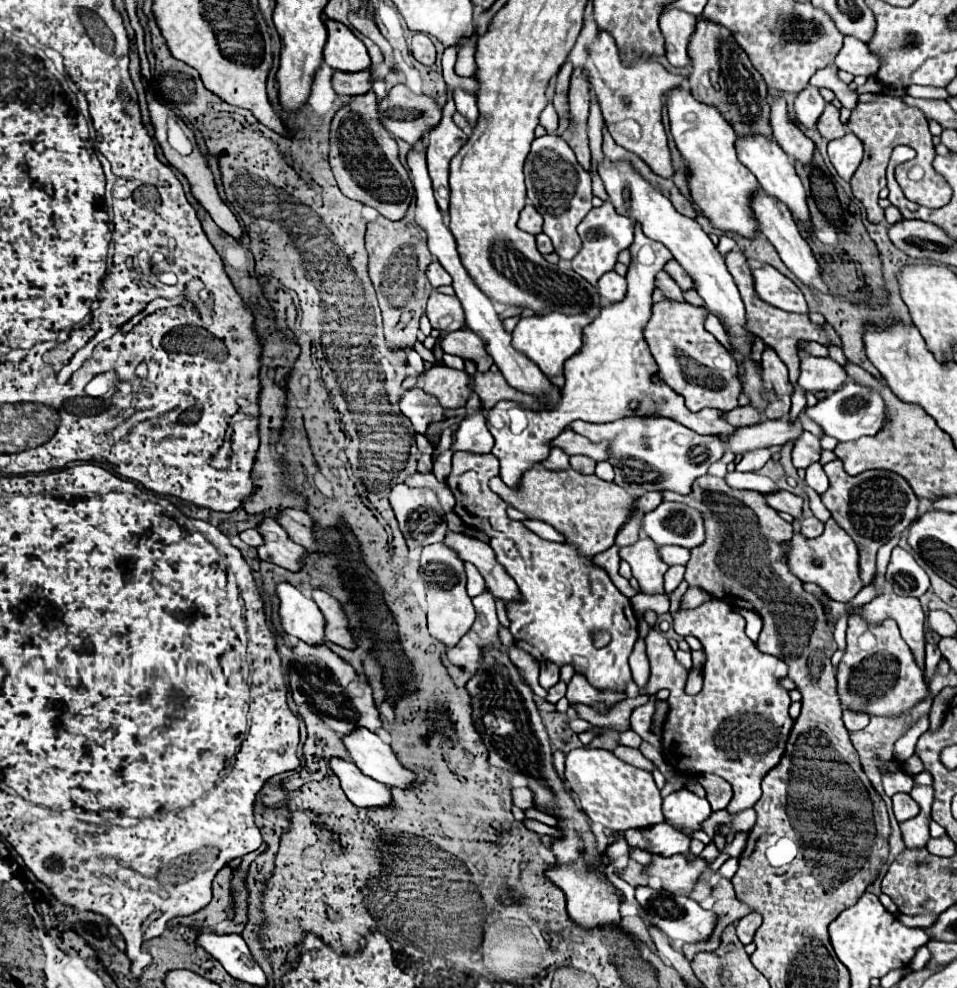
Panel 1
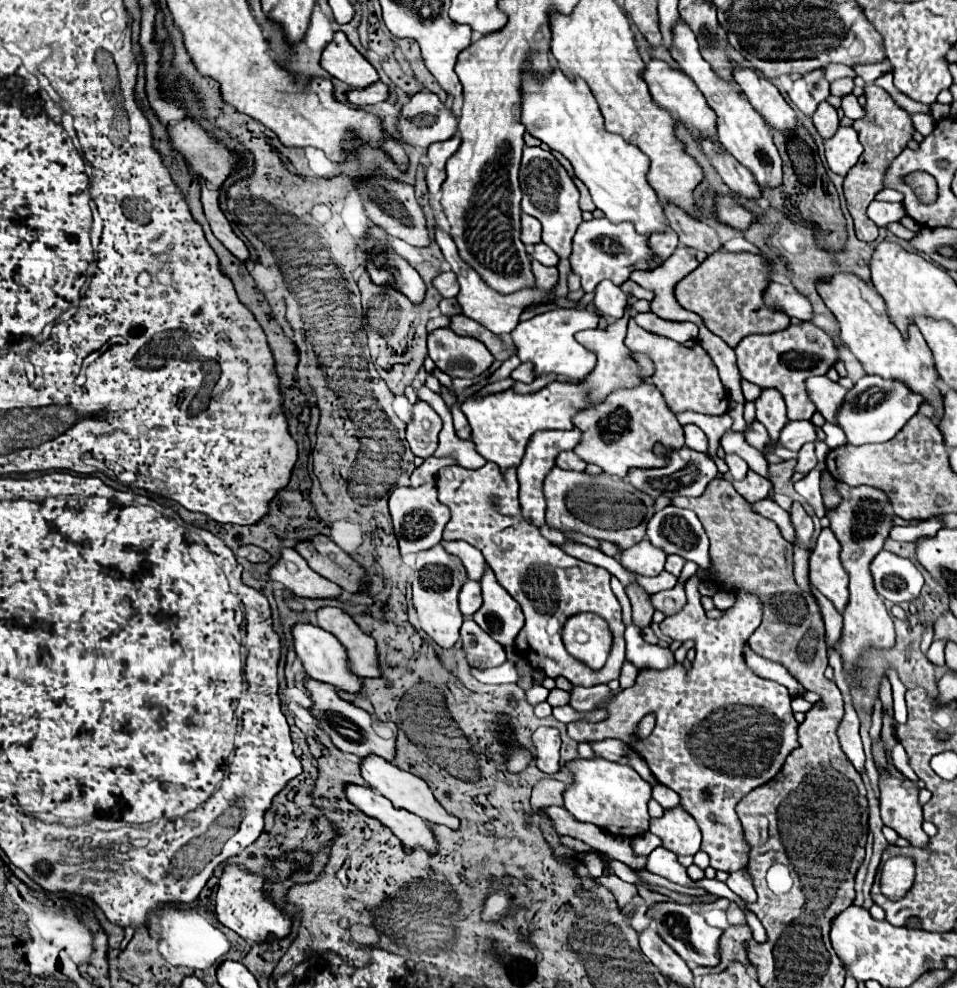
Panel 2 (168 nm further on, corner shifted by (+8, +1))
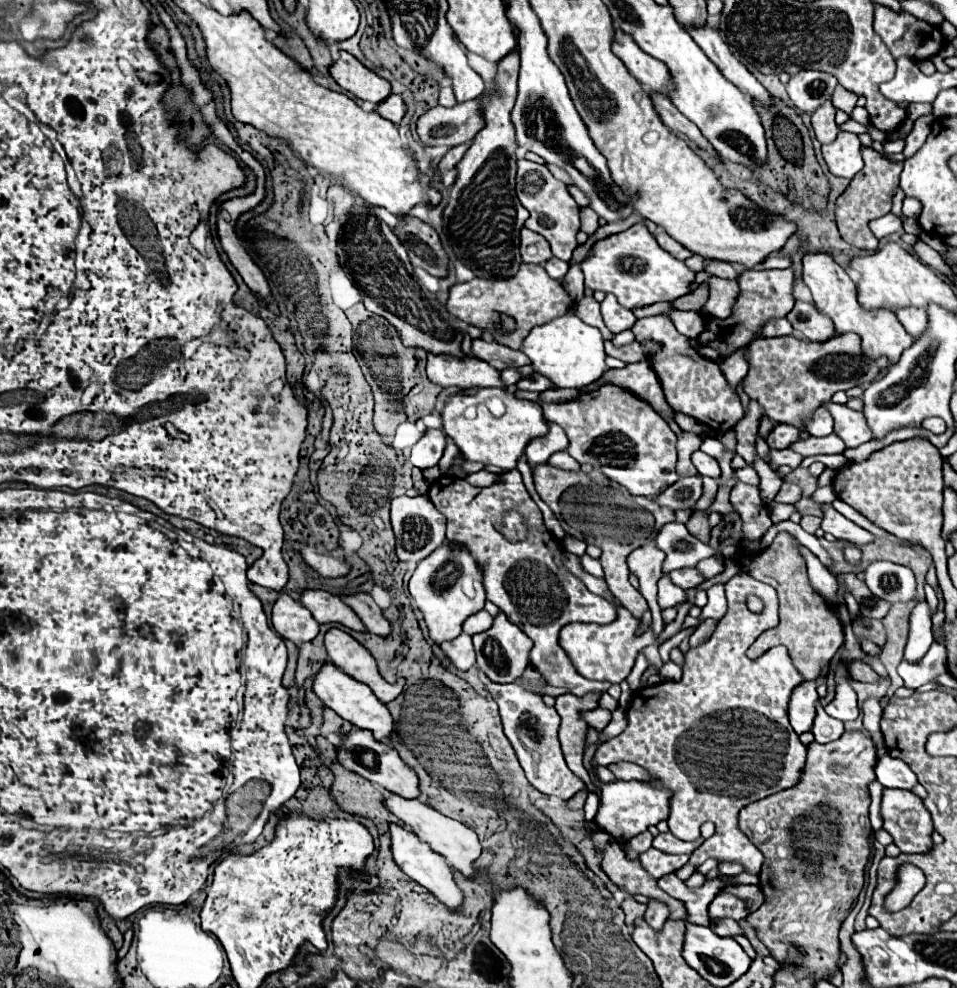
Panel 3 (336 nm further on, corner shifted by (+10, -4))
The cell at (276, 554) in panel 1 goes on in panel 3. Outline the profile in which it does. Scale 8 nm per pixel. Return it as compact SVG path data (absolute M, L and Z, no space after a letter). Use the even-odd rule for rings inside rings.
M306 588L300 594L300 602L302 602L302 606L306 606L312 612L312 616L320 624L332 622L332 624L348 626L352 630L366 630L358 618L358 614L348 604L344 604L338 596L326 592L326 590Z

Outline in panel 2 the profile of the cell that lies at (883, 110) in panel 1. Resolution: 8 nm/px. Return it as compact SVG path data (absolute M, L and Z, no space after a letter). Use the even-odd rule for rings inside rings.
M866 85L866 109L864 111L866 111L866 119L860 119L854 123L854 129L858 131L858 139L864 147L864 153L844 179L844 197L846 197L848 211L854 219L856 237L860 241L872 243L878 237L878 227L874 225L874 221L868 219L866 209L874 201L874 197L884 189L882 181L884 181L886 169L890 167L890 161L894 161L894 157L906 147L908 139L912 139L914 127L912 127L910 115L904 109L900 109L892 101L892 97L878 85Z

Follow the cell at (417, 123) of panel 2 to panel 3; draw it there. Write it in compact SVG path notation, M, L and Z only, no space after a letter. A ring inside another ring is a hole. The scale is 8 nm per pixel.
M468 100L452 108L434 106L416 122L418 136L426 146L458 146L470 142L482 126L484 120L476 100Z

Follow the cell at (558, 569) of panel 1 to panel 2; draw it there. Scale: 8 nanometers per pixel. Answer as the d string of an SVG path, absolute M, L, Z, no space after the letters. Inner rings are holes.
M486 463L482 469L470 471L460 465L452 465L438 471L436 487L438 501L452 513L450 523L444 529L444 541L468 541L472 547L480 549L486 565L494 571L496 581L506 587L506 591L522 607L526 625L516 637L516 649L520 655L534 667L542 669L550 679L564 677L572 685L594 687L618 679L626 643L620 603L610 589L610 573L602 567L566 555L560 547L544 539L536 525L522 517L516 469L500 471L498 465ZM582 611L592 611L604 617L614 633L610 657L600 671L592 671L588 665L574 659L562 643L560 633L564 621Z

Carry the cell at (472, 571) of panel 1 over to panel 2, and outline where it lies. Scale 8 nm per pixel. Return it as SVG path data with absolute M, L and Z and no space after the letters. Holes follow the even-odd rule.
M466 581L466 585L460 591L460 611L464 617L472 617L474 611L482 607L482 591L480 583L476 581Z

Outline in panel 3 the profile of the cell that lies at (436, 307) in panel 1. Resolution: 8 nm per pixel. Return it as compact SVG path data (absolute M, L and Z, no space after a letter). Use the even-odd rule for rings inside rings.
M474 338L472 340L472 352L478 358L486 360L496 370L518 368L522 364L530 364L528 358L526 358L526 354L522 354L520 350L510 350L508 346L504 346L500 342L486 342L482 338Z

